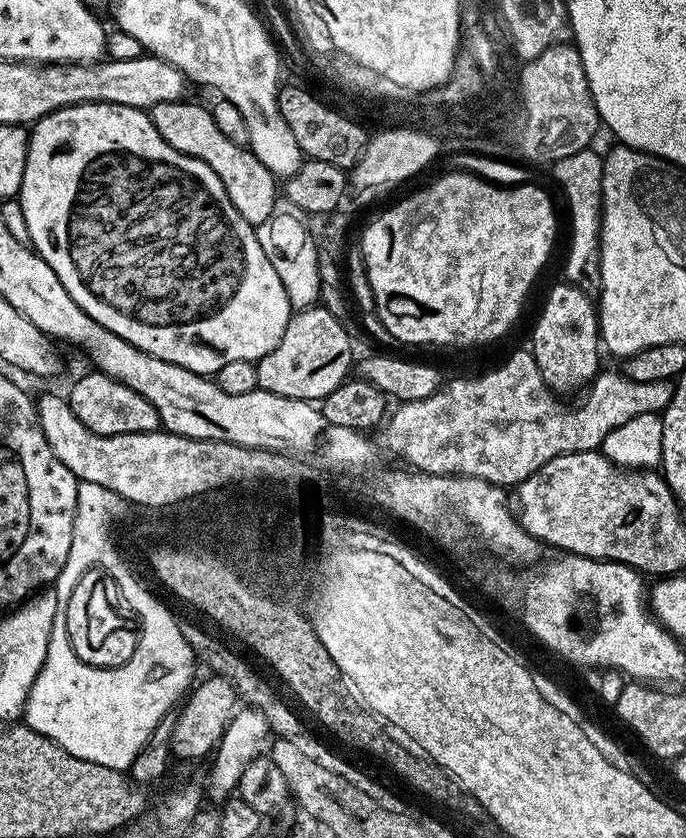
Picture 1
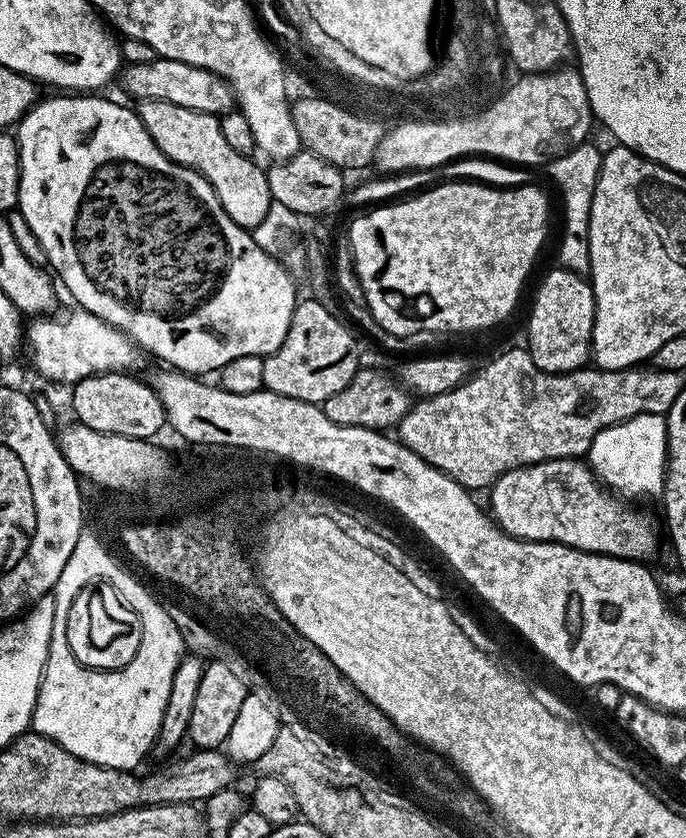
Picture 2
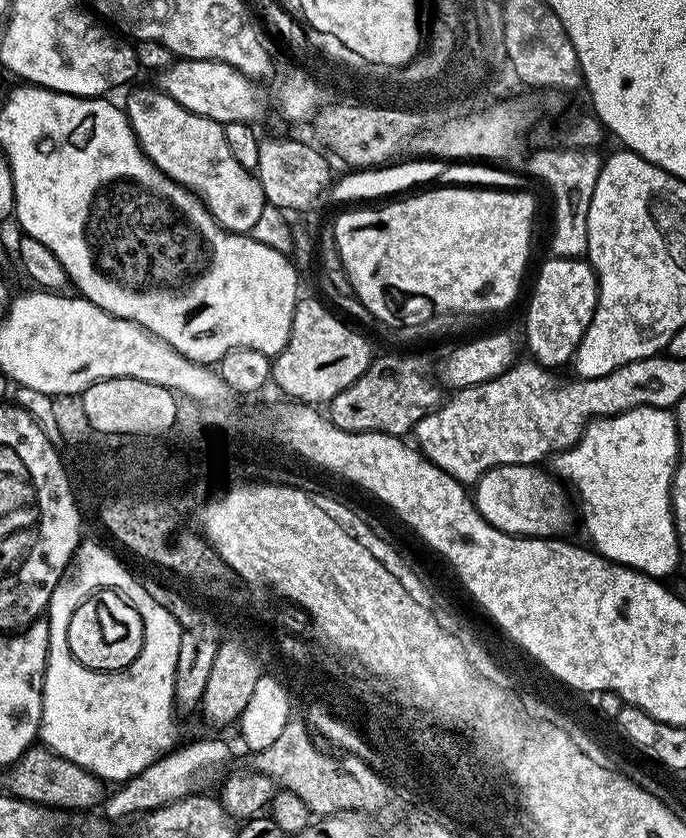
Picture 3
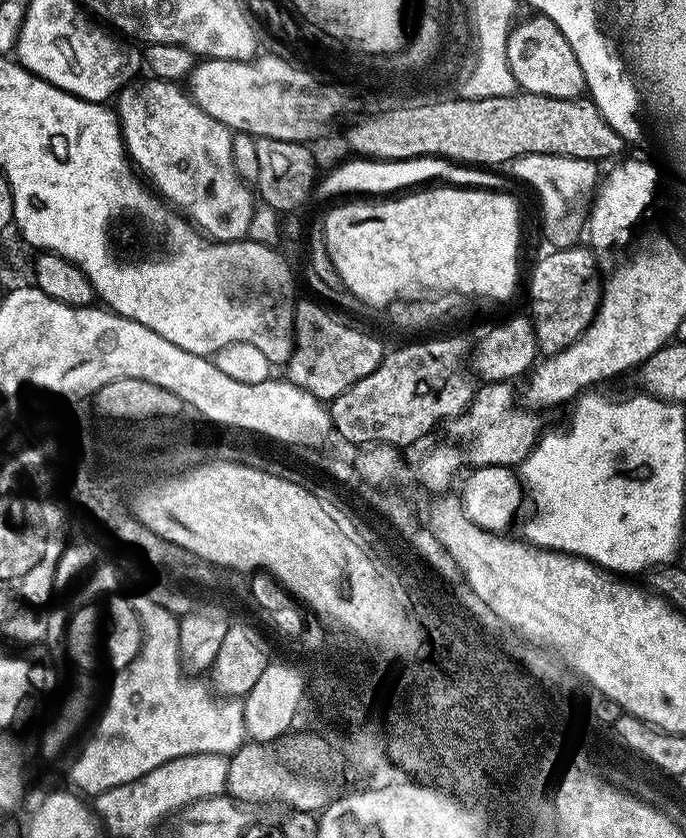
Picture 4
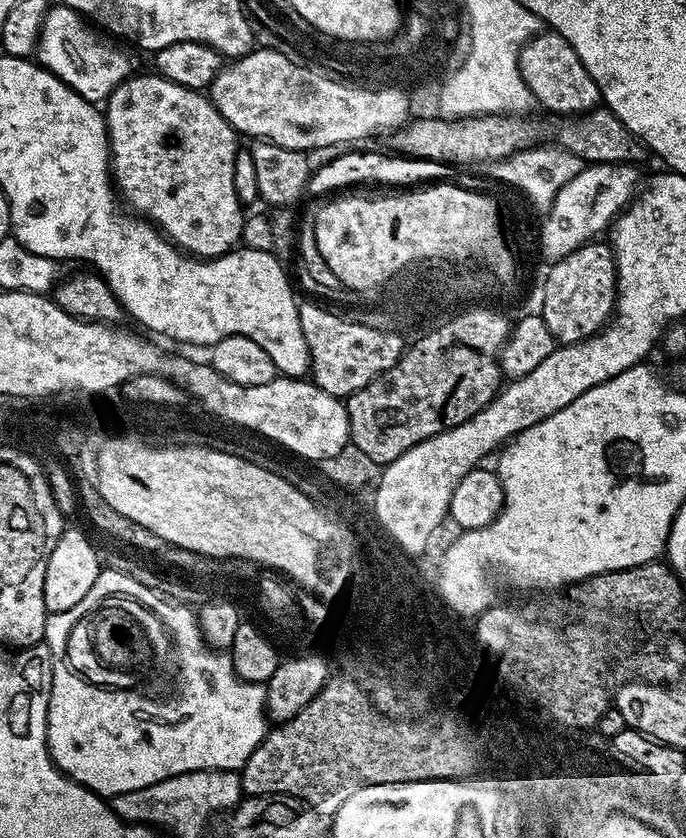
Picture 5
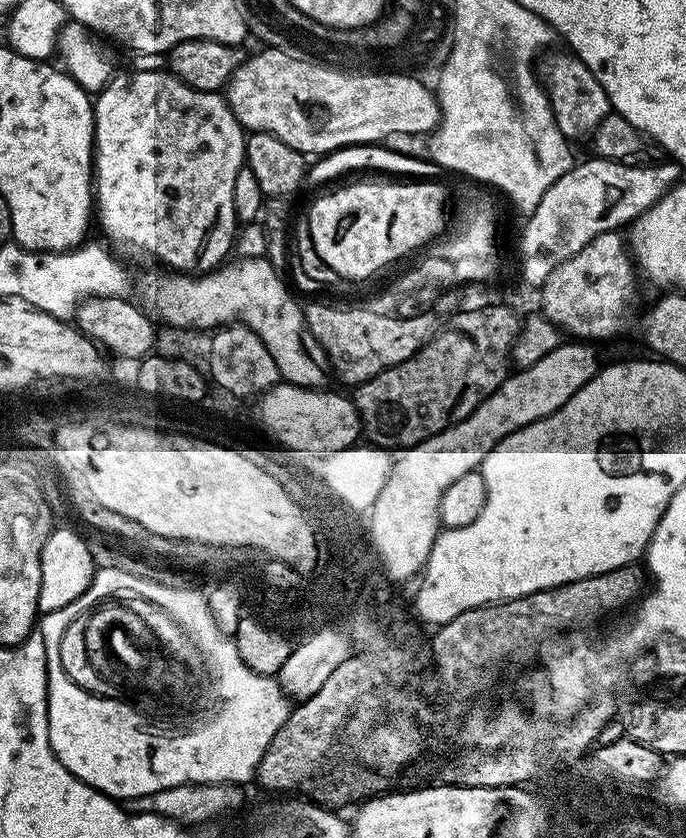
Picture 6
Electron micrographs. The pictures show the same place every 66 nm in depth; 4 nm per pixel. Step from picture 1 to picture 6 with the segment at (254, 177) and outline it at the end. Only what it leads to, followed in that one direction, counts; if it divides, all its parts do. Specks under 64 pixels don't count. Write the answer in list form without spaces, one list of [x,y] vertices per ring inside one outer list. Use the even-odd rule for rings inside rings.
[[[148,68],[145,72],[124,72],[113,75],[112,81],[100,89],[92,106],[94,134],[92,135],[92,179],[94,181],[94,220],[104,231],[103,239],[109,245],[117,244],[120,248],[137,248],[167,266],[173,272],[181,274],[203,274],[213,271],[225,263],[227,252],[231,253],[238,231],[238,221],[234,210],[234,178],[238,170],[245,167],[244,141],[245,129],[236,121],[236,115],[228,105],[227,99],[220,92],[203,92],[186,86],[171,71],[155,72]]]

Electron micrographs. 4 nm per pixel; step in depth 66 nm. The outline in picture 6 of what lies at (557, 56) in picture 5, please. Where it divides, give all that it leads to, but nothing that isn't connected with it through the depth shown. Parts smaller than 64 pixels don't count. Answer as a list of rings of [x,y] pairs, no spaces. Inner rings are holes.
[[[548,50],[539,57],[538,76],[548,94],[548,101],[556,119],[558,130],[570,141],[577,142],[583,138],[591,137],[592,131],[606,118],[610,110],[606,90],[590,74],[590,70],[571,51],[552,52]]]

